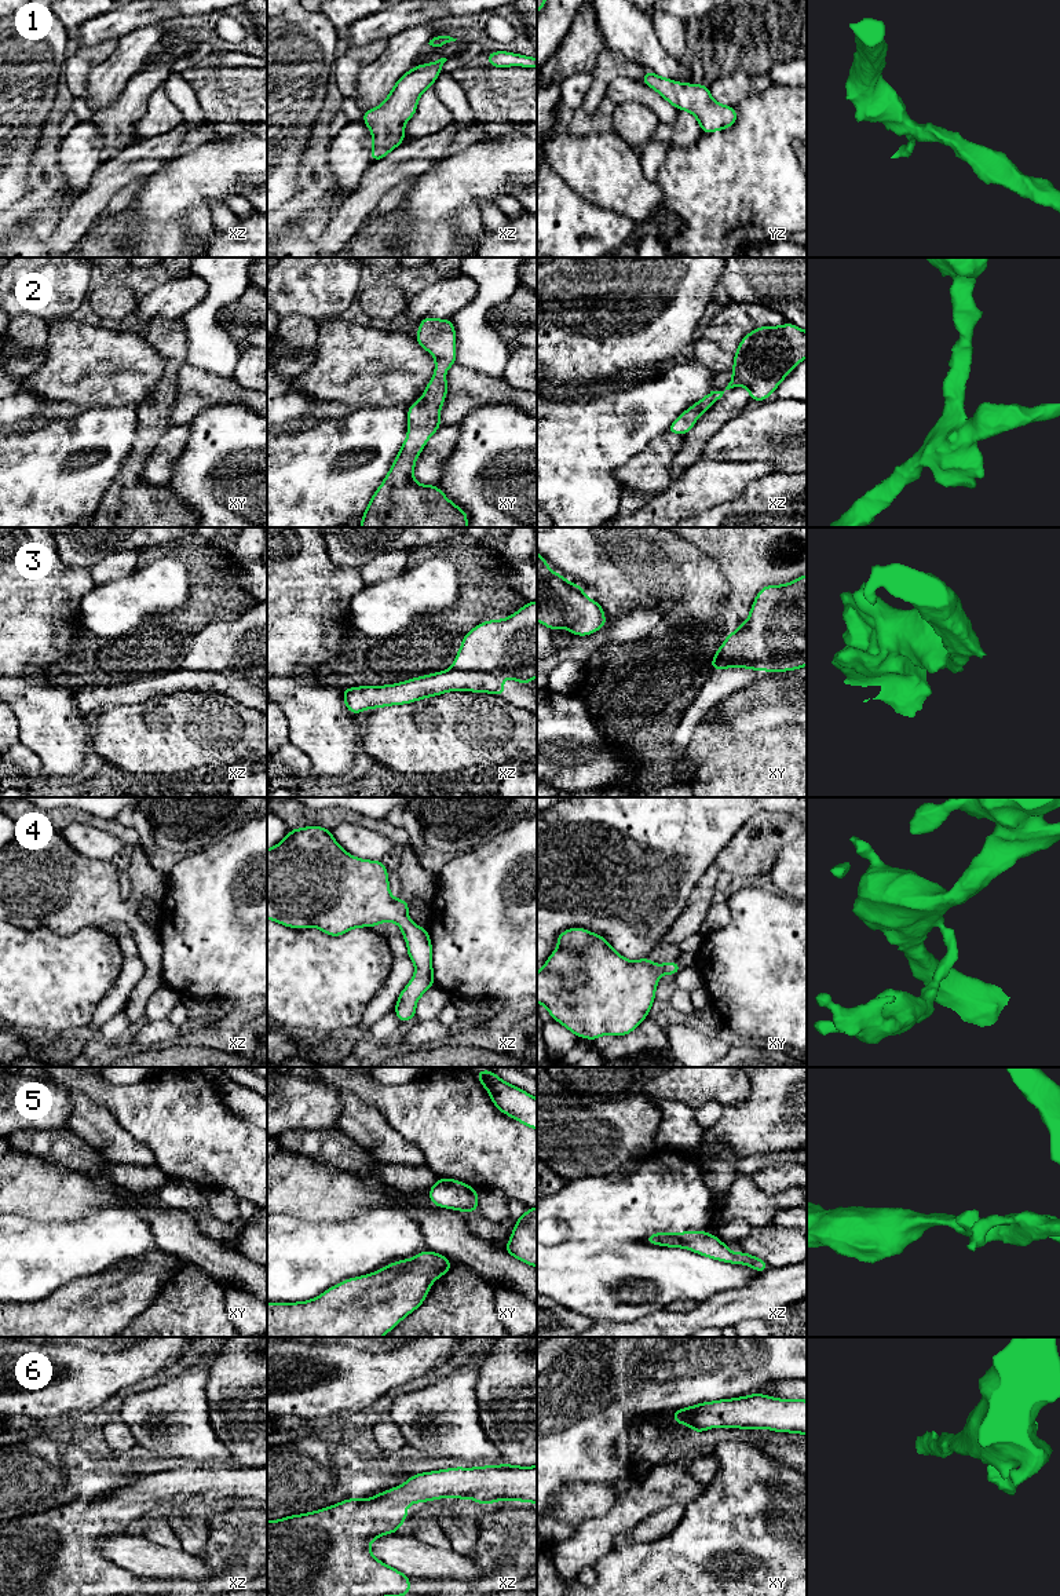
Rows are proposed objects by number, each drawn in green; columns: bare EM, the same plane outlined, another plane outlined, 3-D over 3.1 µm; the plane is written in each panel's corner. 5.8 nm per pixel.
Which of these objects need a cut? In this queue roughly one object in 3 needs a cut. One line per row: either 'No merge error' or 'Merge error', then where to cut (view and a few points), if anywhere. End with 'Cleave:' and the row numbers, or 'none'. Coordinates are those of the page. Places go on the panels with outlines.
1: No merge error. No split
2: No merge error. No split
3: No merge error. No split
4: No merge error. No split
5: No merge error. No split
6: No merge error. No split
Cleave: none

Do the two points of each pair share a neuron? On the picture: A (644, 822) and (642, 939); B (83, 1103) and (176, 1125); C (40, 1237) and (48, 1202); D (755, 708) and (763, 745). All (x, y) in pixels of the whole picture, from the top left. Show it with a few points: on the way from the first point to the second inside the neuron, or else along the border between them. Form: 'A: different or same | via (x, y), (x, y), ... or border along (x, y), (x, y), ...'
A: same | via (642, 851), (642, 910)
B: different | border along (77, 1091), (102, 1106), (127, 1132)
C: different | border along (14, 1213), (39, 1220), (76, 1220)
D: different | border along (792, 722), (748, 736), (734, 736), (728, 729)

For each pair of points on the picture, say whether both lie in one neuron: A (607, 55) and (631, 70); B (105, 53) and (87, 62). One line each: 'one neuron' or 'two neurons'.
A: one neuron
B: one neuron

